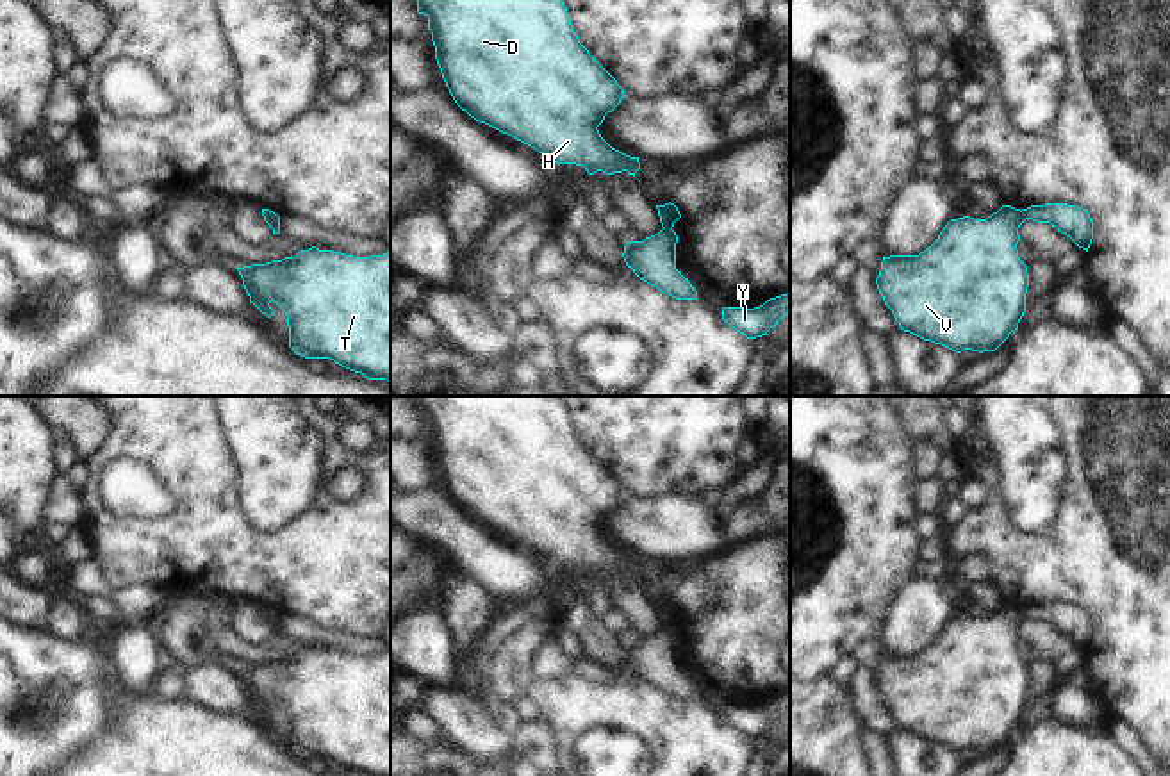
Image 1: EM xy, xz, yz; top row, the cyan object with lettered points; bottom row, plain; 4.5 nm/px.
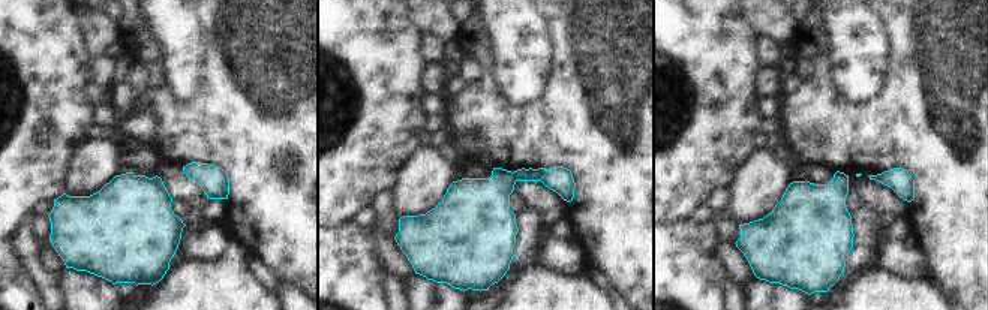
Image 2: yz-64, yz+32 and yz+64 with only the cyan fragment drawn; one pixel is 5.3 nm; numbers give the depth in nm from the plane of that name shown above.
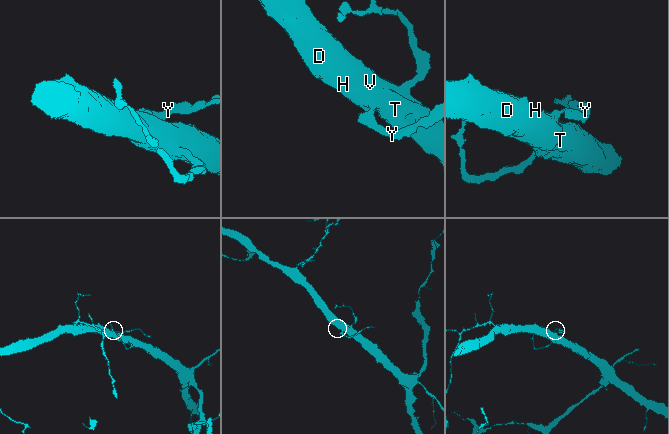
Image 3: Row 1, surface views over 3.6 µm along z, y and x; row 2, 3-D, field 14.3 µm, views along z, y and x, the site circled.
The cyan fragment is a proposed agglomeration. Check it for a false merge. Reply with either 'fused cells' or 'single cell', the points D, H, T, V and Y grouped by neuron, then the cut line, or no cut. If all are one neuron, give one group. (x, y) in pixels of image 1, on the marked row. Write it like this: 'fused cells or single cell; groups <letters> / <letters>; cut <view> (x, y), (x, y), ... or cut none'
fused cells; groups D H T V / Y; cut xz (664, 227), (671, 229)

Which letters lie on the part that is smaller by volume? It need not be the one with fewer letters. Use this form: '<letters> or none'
Y.

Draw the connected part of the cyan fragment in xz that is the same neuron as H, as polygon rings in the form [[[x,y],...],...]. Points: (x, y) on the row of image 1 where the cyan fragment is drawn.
[[[417,0],[428,18],[435,59],[455,103],[471,118],[549,155],[558,164],[583,166],[589,175],[633,175],[639,157],[612,148],[597,127],[626,96],[617,80],[580,43],[562,0]]]

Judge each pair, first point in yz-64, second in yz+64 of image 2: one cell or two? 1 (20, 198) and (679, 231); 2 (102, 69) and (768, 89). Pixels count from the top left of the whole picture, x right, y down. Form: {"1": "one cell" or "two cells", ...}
{"1": "two cells", "2": "one cell"}

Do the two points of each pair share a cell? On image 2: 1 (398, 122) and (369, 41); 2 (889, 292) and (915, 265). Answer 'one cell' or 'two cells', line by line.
1: one cell
2: two cells

